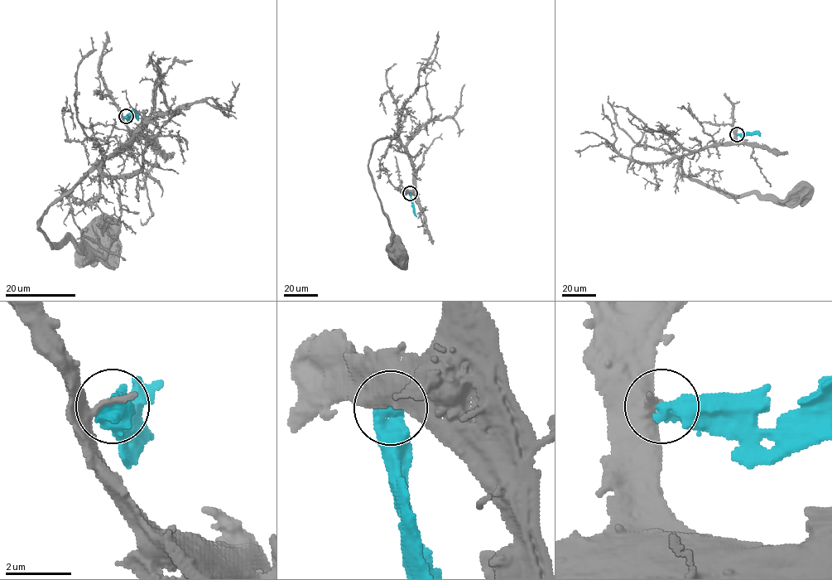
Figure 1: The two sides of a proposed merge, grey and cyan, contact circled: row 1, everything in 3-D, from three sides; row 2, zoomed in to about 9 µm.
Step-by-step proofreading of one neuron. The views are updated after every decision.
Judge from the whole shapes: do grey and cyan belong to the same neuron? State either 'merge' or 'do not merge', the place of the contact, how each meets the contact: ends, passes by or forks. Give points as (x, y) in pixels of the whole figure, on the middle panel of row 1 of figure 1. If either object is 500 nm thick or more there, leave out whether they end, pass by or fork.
do not merge | (410, 193)

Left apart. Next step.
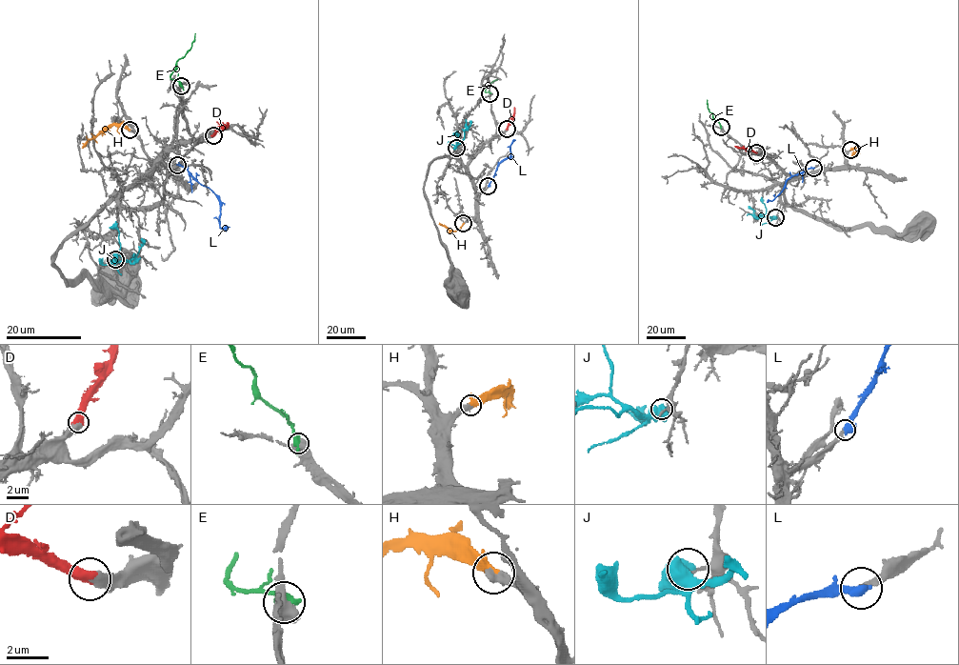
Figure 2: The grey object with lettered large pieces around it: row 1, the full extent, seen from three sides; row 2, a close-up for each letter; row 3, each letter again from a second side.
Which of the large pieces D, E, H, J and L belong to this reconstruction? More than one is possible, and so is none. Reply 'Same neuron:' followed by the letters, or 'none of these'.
Same neuron: D, H, L

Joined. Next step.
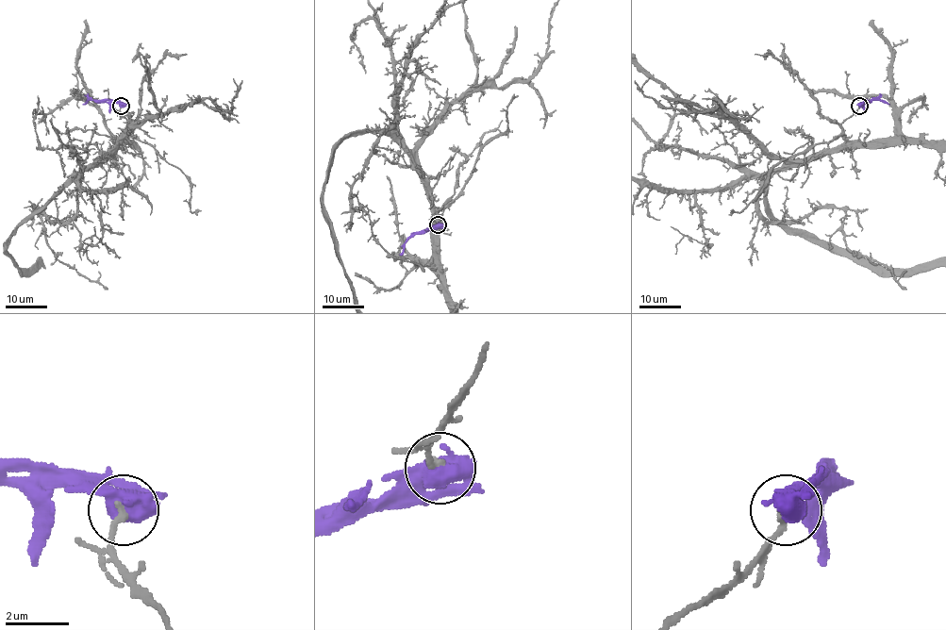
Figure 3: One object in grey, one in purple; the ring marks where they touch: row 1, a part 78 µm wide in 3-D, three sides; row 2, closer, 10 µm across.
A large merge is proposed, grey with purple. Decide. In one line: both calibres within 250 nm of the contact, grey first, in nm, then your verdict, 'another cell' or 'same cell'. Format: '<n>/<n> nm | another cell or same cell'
180/600 nm | another cell

